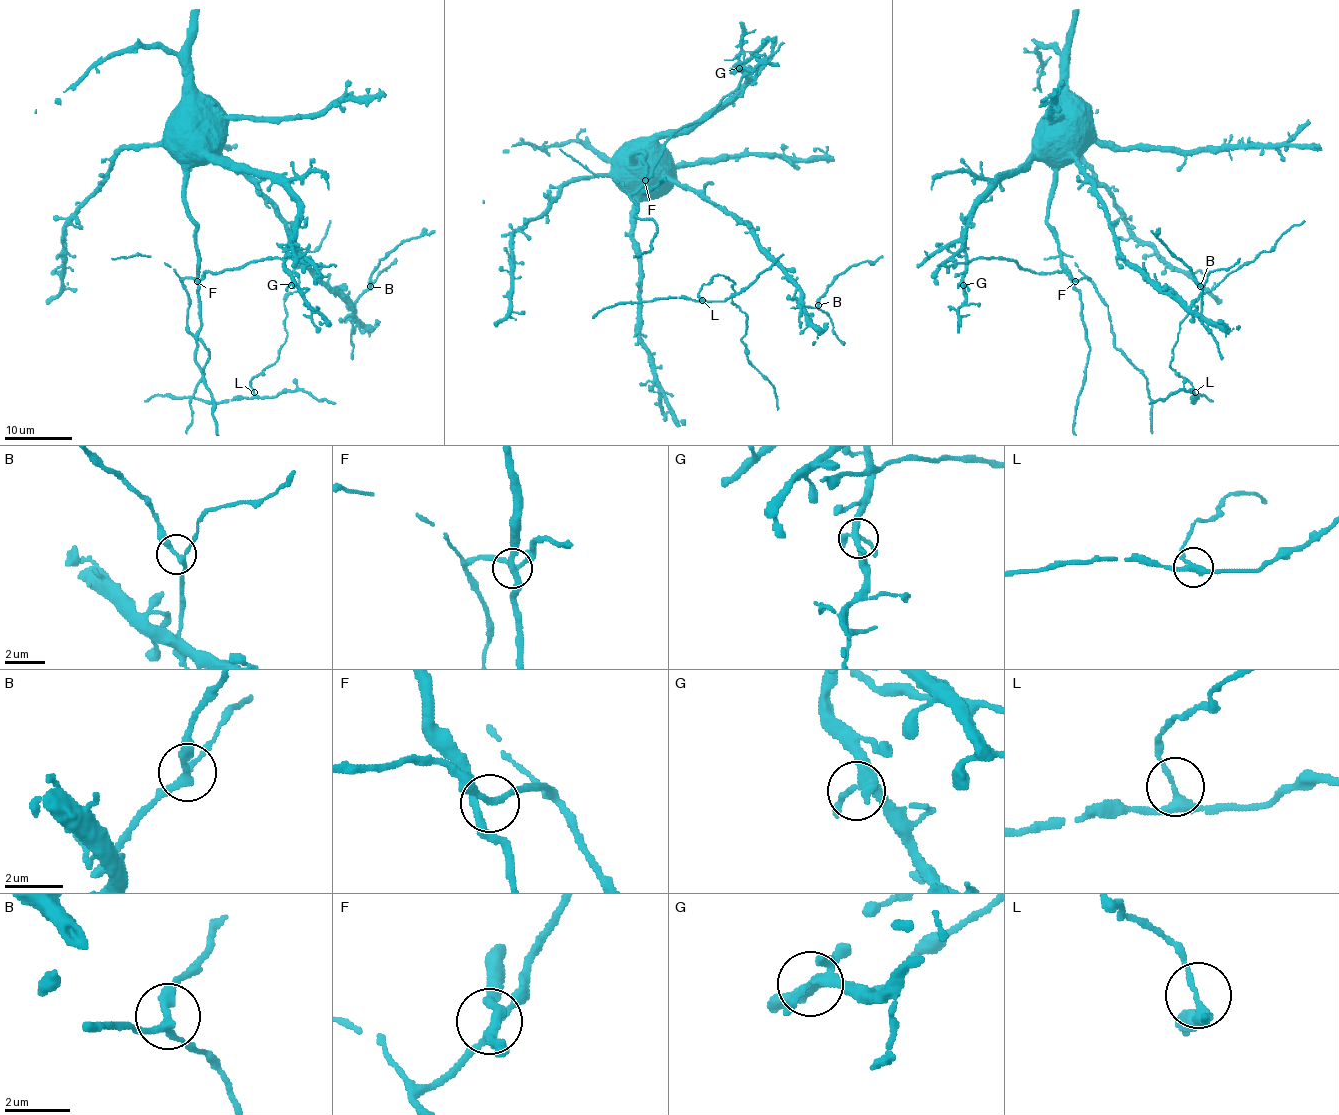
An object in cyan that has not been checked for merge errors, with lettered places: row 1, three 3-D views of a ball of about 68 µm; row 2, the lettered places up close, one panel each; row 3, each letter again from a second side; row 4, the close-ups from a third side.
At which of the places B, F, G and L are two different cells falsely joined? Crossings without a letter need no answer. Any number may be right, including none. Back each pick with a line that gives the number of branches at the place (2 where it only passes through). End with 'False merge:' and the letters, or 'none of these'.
False merge: none of these

